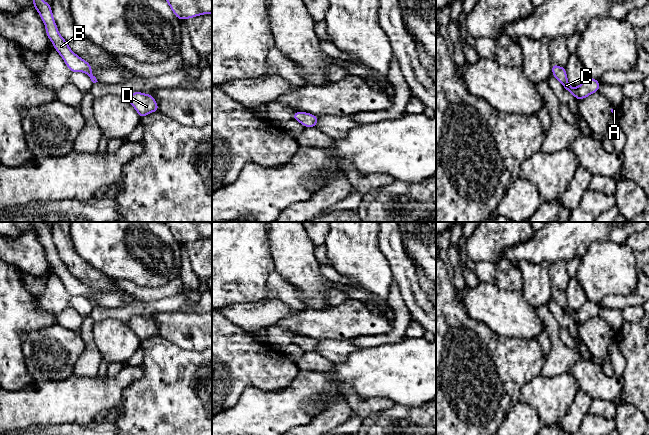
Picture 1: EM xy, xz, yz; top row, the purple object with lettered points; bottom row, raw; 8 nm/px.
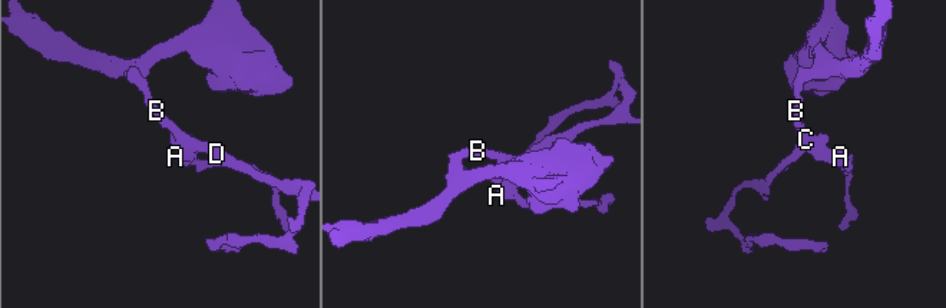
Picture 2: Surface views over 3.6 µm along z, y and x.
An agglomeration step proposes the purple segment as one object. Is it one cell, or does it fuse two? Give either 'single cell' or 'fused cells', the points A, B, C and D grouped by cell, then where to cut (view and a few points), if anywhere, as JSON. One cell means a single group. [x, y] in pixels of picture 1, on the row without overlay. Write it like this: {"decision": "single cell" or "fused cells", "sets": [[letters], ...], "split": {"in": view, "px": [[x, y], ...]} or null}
{"decision": "single cell", "sets": [["A", "B", "C", "D"]], "split": null}

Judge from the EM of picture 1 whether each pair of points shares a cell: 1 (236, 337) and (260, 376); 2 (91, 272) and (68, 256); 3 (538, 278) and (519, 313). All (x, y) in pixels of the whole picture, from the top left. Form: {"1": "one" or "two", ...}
{"1": "one", "2": "one", "3": "two"}

